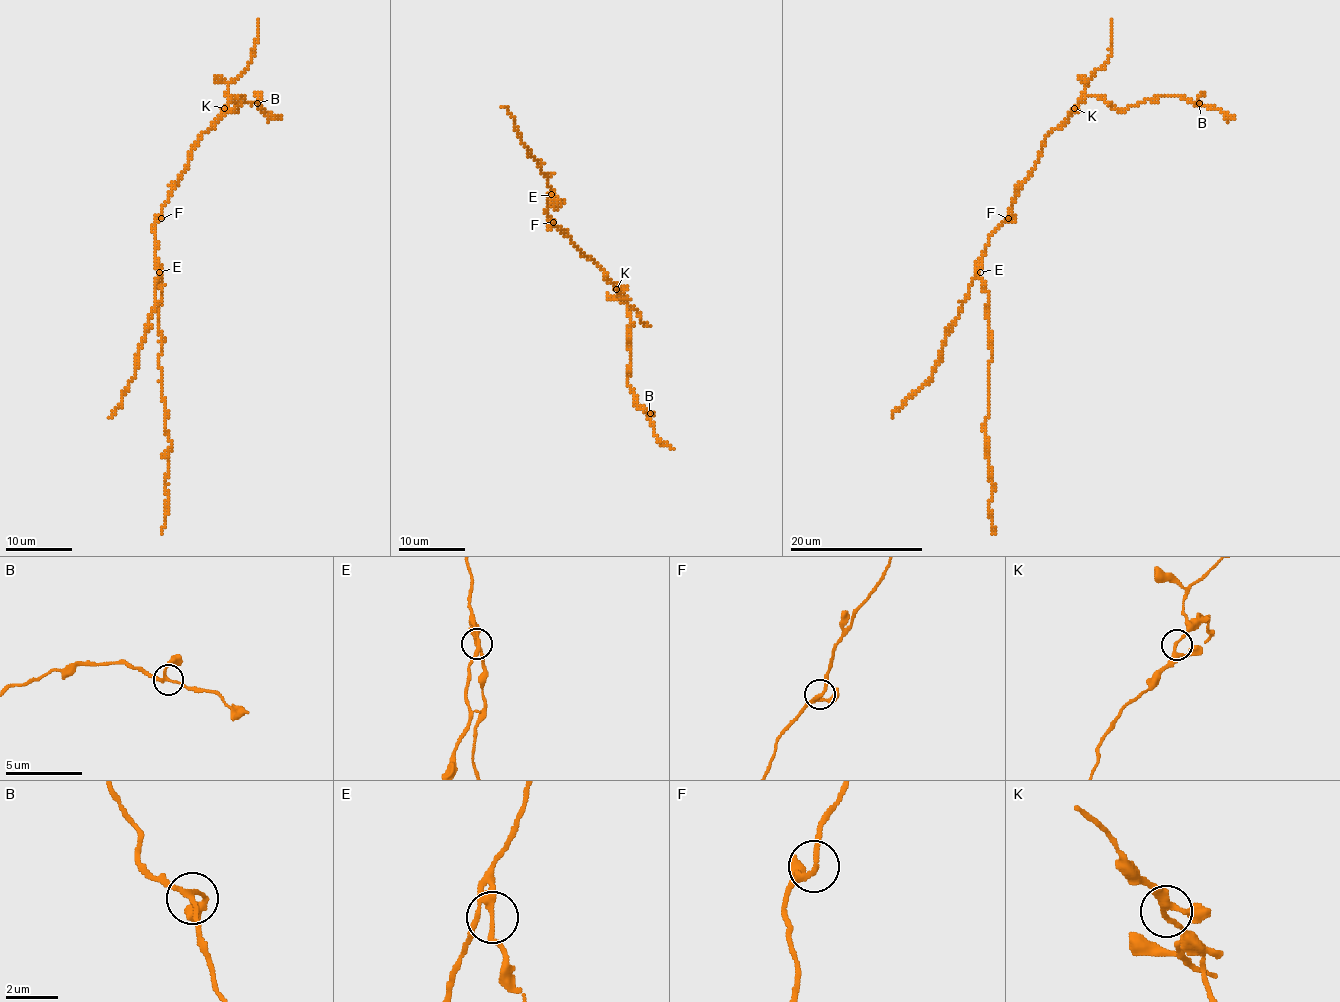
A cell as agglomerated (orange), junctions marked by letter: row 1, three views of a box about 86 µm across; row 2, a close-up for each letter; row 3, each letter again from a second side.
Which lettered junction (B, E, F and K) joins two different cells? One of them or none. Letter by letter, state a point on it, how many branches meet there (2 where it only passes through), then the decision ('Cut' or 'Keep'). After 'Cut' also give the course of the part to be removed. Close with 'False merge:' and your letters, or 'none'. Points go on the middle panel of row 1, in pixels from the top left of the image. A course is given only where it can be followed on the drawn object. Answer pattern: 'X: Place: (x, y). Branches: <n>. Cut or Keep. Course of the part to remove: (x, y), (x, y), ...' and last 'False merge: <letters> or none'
B: Place: (650, 413). Branches: 3. Keep
E: Place: (551, 194). Branches: 3. Cut. Course of the part to remove: (552, 194), (555, 202), (550, 201), (552, 206), (558, 202), (558, 197), (563, 201), (553, 209)
F: Place: (553, 222). Branches: 3. Keep
K: Place: (616, 289). Branches: 3. Keep
False merge: E

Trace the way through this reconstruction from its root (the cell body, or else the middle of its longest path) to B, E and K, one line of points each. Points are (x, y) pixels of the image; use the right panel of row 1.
B: (1011, 214), (1042, 141), (1087, 96), (1122, 110), (1160, 96), (1199, 103)
E: (1011, 214), (989, 237), (979, 261), (979, 272)
K: (1011, 214), (1016, 193), (1034, 168), (1042, 141), (1074, 108)

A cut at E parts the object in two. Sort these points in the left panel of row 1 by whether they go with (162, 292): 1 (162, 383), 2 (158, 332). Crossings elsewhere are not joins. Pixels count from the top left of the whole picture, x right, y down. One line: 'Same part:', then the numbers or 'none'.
Same part: 1, 2

